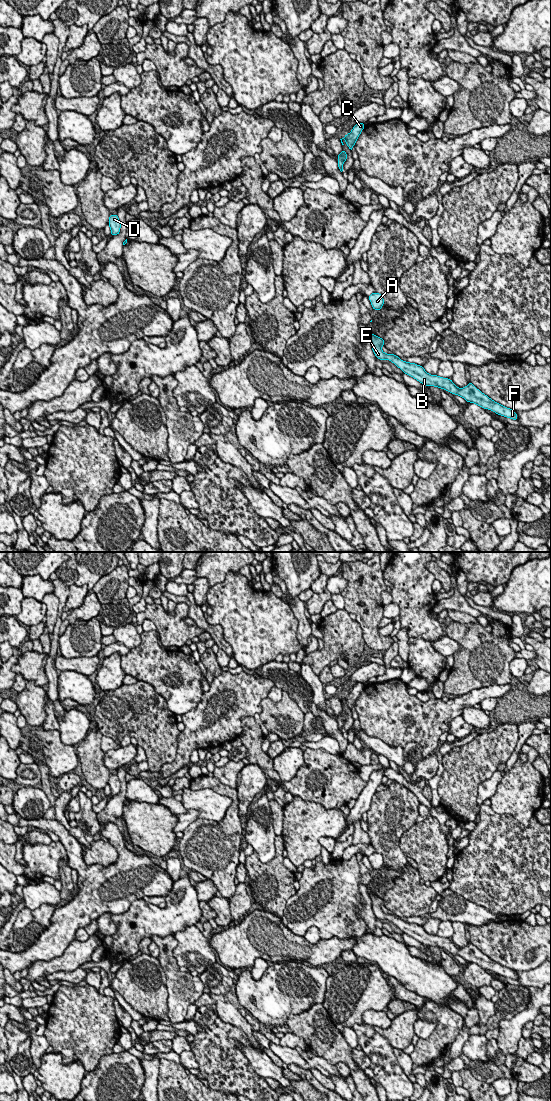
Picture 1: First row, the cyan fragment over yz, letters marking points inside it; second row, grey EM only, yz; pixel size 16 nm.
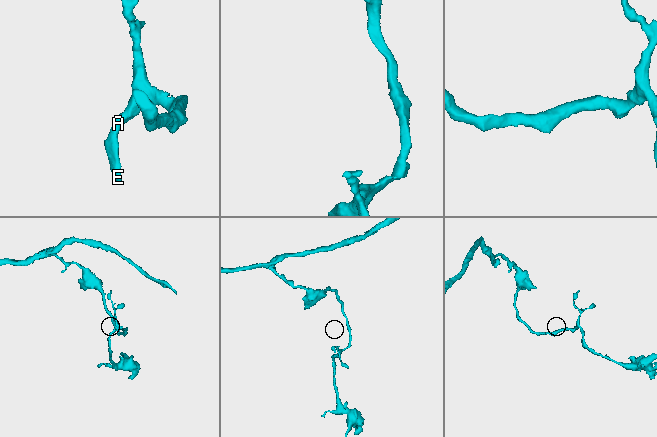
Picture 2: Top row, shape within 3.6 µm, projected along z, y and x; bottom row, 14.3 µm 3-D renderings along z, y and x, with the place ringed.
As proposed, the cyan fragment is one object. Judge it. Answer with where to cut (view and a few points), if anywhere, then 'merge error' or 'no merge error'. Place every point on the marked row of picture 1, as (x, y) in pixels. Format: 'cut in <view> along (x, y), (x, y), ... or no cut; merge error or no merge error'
no cut; no merge error

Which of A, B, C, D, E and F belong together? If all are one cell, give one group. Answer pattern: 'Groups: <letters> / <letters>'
Groups: A B C D E F

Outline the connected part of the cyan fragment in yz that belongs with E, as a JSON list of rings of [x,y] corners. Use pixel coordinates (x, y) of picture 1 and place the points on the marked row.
[[[370,333],[369,336],[372,341],[372,350],[378,359],[381,361],[387,359],[393,362],[403,371],[403,373],[413,377],[420,383],[426,386],[434,386],[447,390],[451,394],[461,396],[467,402],[477,404],[483,409],[489,409],[498,415],[511,418],[513,420],[518,419],[518,416],[514,410],[493,401],[487,395],[483,394],[479,389],[477,389],[471,382],[469,382],[469,384],[464,388],[458,388],[451,379],[439,377],[437,375],[430,375],[424,370],[423,366],[403,361],[395,354],[384,353],[381,349],[381,347],[384,346],[384,339],[374,335],[373,333]]]

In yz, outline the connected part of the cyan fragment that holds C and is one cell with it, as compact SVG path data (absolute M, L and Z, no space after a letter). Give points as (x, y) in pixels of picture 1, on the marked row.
M357 123L349 134L346 134L344 138L340 139L342 145L344 145L342 140L345 139L347 146L349 147L349 149L352 150L353 146L355 145L364 127L365 127L365 124Z

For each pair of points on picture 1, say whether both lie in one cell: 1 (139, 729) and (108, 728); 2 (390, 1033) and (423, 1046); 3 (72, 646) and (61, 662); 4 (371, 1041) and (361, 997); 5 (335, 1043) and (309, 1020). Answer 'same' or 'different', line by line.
1: same
2: different
3: different
4: different
5: same

